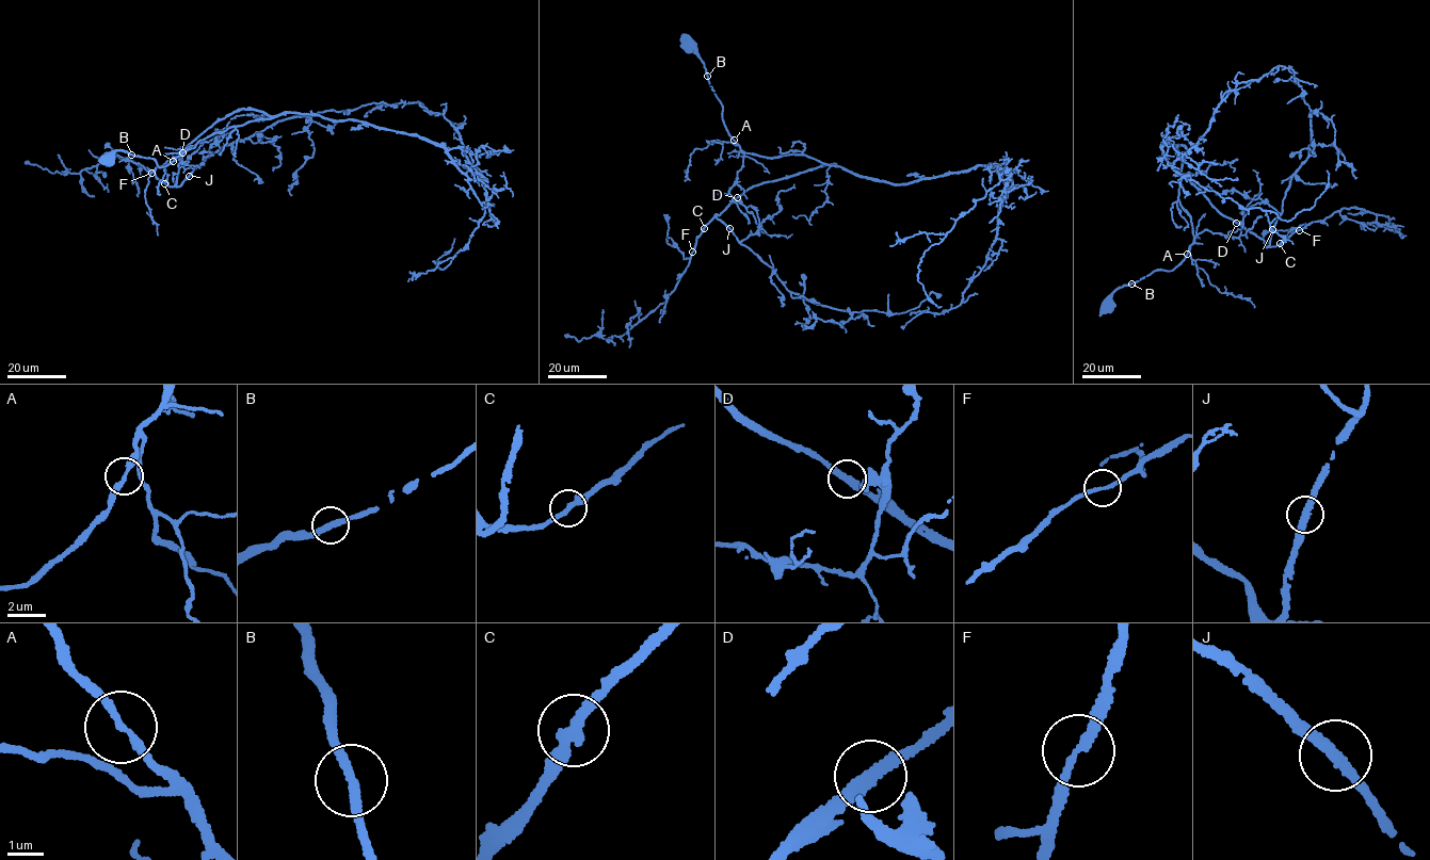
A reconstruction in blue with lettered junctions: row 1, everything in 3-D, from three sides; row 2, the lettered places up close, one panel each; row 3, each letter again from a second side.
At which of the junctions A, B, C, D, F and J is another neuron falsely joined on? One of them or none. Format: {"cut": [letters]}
{"cut": []}

